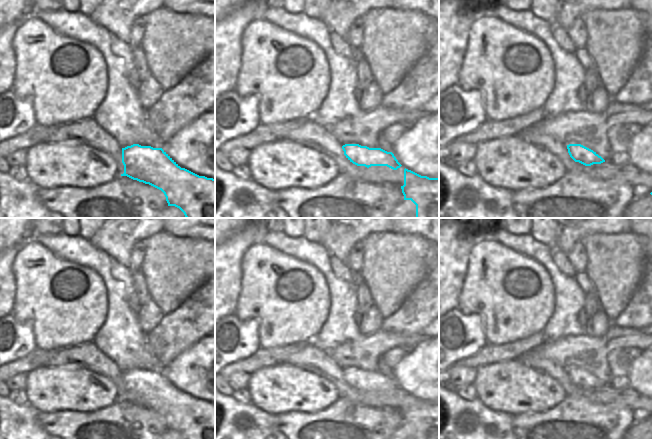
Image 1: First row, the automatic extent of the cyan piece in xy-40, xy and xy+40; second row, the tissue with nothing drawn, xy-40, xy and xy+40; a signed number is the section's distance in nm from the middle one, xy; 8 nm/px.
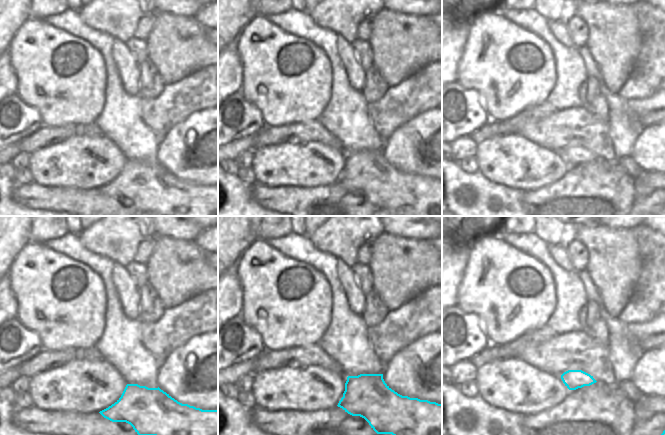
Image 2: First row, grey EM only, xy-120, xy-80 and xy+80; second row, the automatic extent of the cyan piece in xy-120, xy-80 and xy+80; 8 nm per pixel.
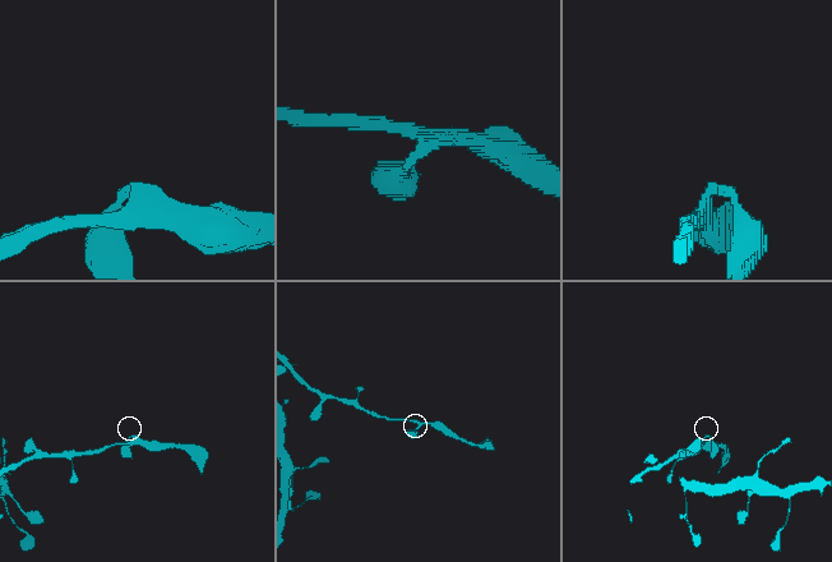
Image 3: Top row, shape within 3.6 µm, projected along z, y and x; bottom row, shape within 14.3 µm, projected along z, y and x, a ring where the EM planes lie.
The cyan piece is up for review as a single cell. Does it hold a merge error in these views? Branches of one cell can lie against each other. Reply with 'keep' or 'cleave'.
keep

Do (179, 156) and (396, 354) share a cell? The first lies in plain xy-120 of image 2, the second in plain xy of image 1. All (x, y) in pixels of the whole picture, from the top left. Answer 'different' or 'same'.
different

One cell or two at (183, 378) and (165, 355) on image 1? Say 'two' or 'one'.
two

